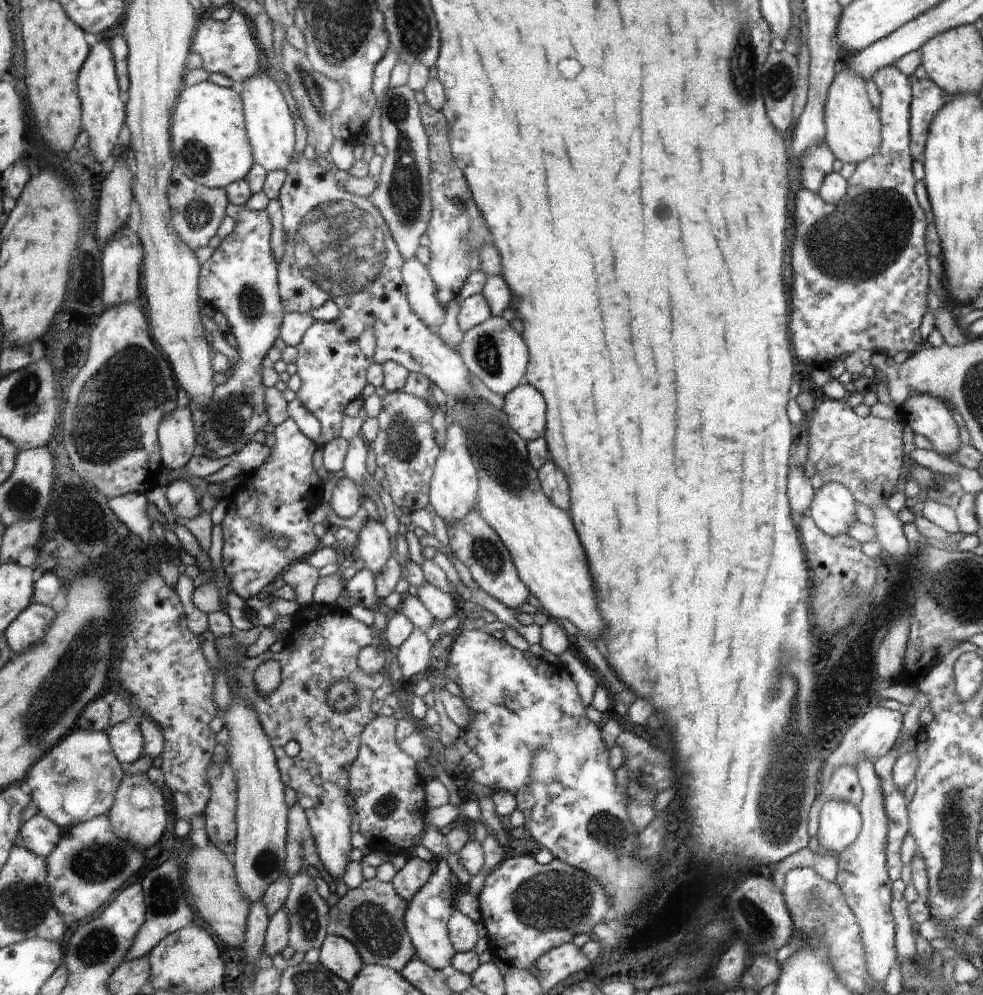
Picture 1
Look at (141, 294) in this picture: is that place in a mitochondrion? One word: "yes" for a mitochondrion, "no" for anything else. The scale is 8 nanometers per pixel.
no

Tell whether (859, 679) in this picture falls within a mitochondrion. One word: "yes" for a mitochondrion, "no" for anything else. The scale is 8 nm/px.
yes

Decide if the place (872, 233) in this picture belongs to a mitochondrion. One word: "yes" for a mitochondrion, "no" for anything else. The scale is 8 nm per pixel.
yes

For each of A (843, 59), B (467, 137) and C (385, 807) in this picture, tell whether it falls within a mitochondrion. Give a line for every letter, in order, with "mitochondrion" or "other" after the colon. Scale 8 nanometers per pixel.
A: other
B: other
C: mitochondrion

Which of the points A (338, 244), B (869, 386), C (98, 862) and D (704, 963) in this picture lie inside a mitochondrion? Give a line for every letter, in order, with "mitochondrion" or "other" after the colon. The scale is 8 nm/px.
A: mitochondrion
B: other
C: mitochondrion
D: other

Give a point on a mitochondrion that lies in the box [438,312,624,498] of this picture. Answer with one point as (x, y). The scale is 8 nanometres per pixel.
(487, 355)

